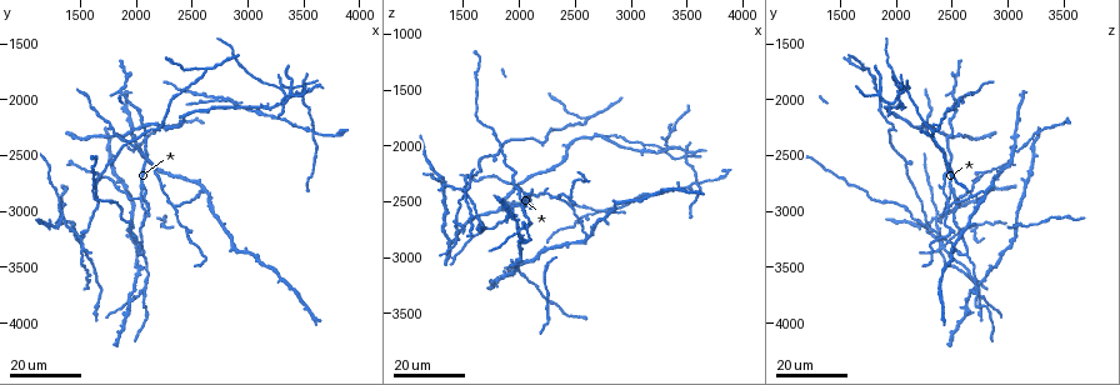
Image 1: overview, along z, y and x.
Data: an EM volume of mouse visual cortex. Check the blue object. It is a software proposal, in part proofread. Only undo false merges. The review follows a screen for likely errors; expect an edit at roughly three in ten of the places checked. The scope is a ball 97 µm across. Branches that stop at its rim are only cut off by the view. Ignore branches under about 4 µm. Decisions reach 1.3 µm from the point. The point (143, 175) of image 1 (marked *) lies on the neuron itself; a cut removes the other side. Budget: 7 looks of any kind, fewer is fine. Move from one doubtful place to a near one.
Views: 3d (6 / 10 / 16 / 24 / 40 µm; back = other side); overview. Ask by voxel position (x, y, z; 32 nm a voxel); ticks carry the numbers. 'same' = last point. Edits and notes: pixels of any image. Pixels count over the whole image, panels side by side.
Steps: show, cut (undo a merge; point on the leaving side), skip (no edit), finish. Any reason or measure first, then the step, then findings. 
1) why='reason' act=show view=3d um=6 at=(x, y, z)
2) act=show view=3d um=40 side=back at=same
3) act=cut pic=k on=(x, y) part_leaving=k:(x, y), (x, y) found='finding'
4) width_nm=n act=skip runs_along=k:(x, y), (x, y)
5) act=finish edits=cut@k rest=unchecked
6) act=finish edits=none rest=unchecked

why='calibre changes' act=show view=3d um=16 at=(1860, 1920, 2480)

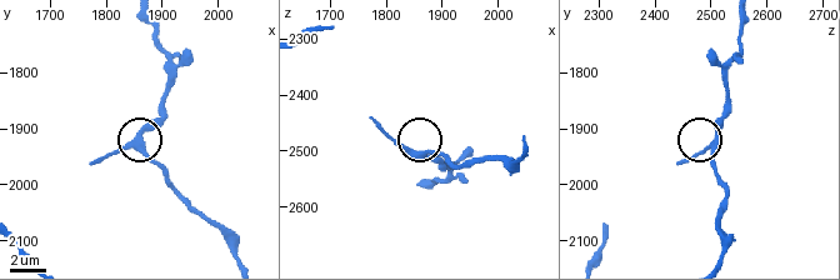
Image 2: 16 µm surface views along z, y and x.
act=show view=3d um=6 at=(1865, 1940, 2510)

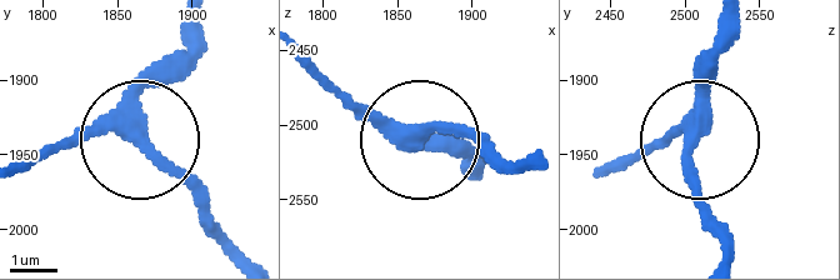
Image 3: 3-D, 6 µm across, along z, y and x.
act=skip runs_along=3:(525, 159), (441, 131), (418, 139), (474, 148) found='continuous, no second neuron'

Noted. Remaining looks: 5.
why='three arms meet' act=show view=3d um=24 at=(2640, 2820, 2820)

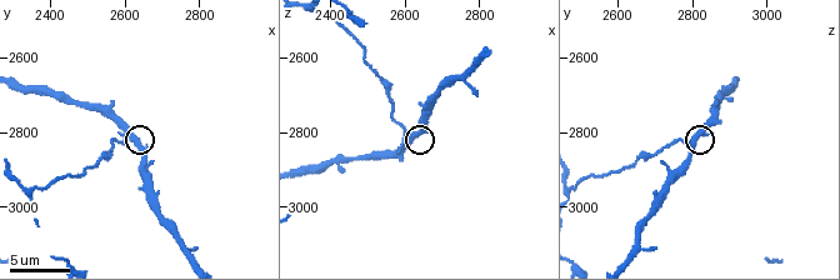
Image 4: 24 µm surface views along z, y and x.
act=show view=3d um=6 at=(2620, 2810, 2820)

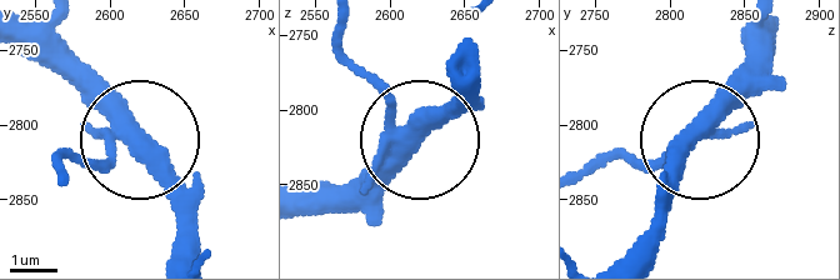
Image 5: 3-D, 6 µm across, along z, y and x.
width_nm=350 act=skip runs_along=5:(341, 23), (350, 59), (405, 143), (346, 210) found='all the same neuron'

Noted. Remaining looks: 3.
why='arms run side by side' act=show view=3d um=16 at=(2080, 3680, 2720)

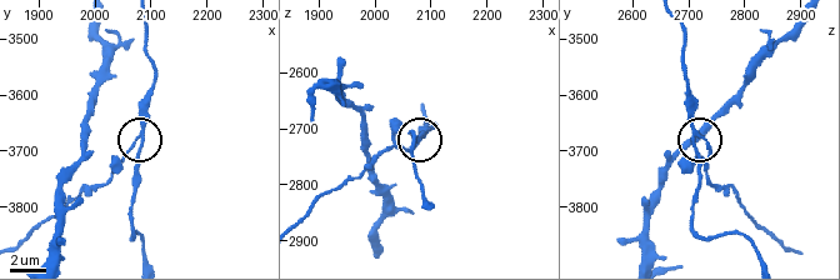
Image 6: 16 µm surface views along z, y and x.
why='zoom in' act=show view=3d um=10 at=(2080, 3675, 2720)

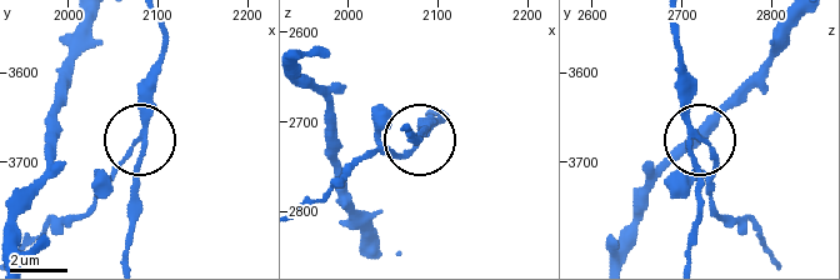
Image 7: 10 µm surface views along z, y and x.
act=show view=3d um=6 at=(2085, 3675, 2715)

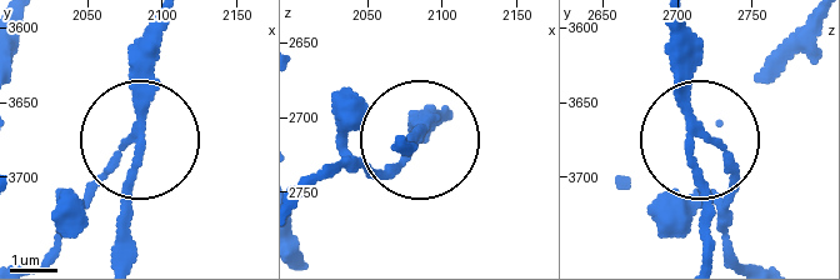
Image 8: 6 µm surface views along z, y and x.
act=cut pic=8 on=(111, 159) part_leaving=8:(144, 106), (49, 258) found='a second neuron is stuck on'

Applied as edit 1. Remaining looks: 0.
act=finish edits=cut@8 rest=unchecked

